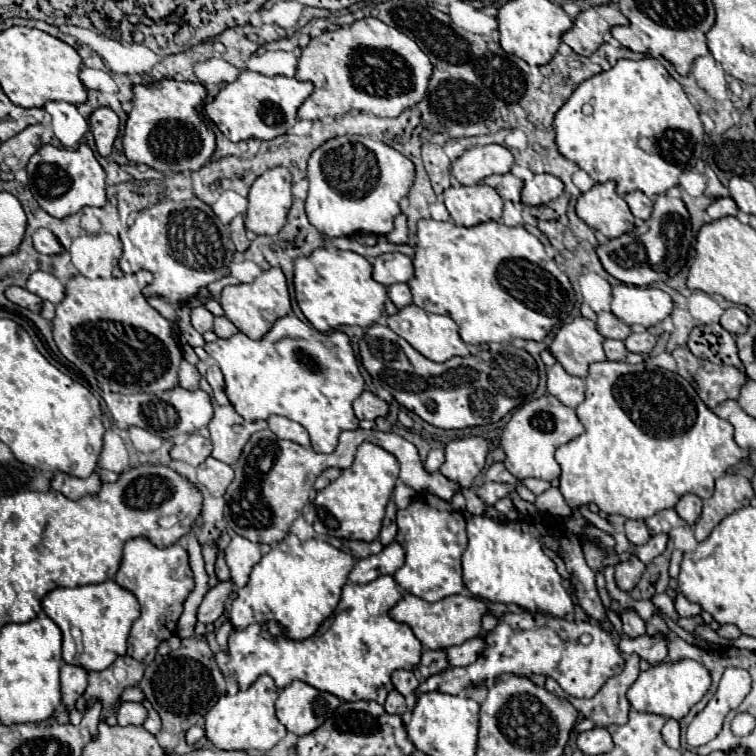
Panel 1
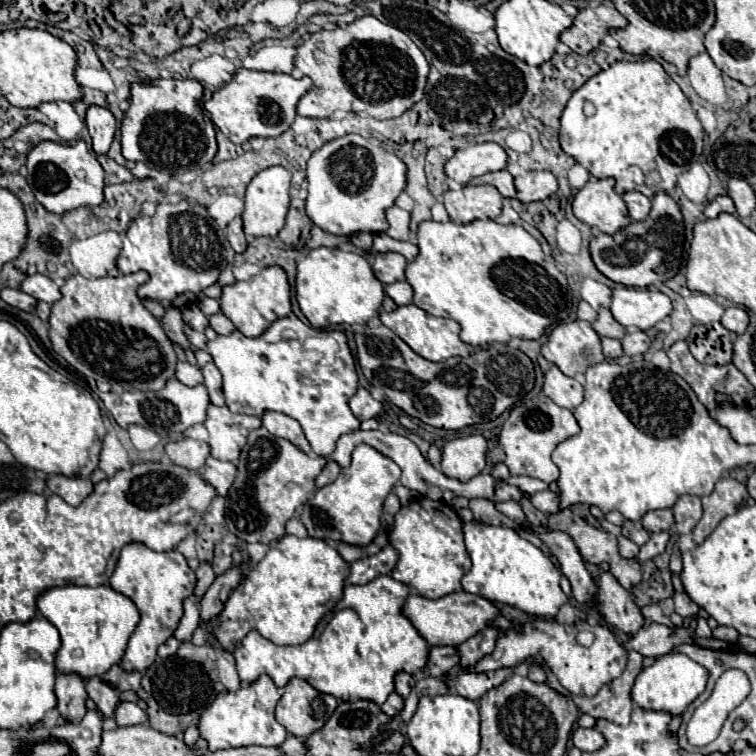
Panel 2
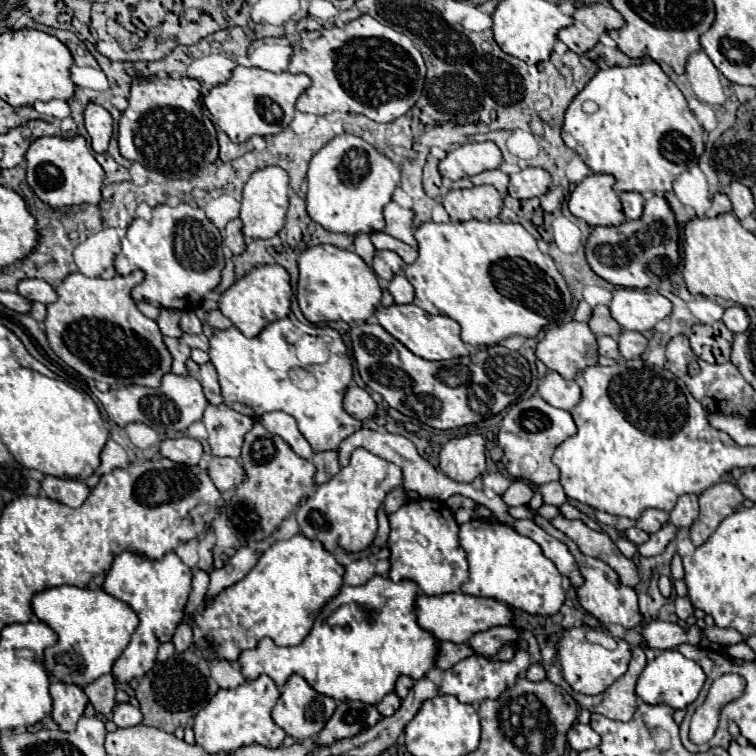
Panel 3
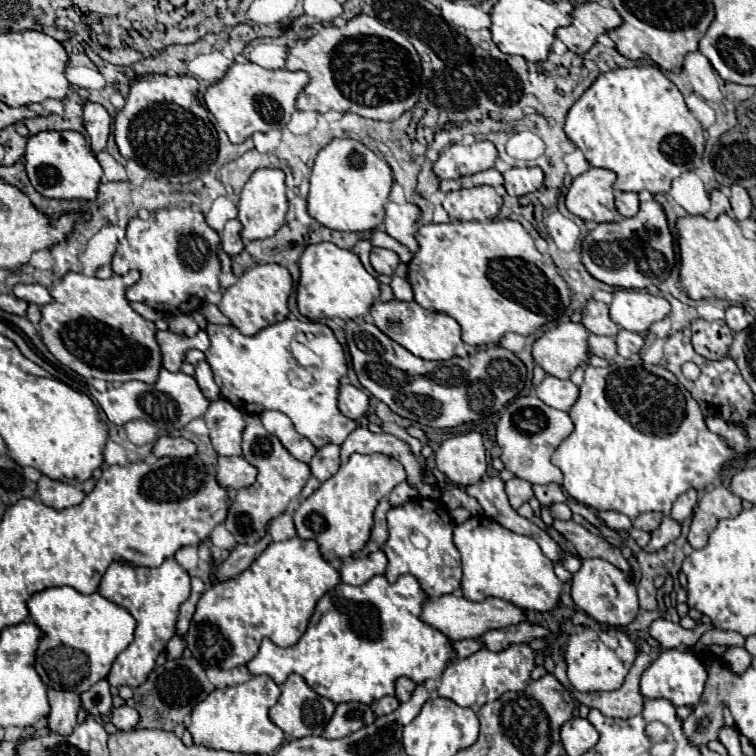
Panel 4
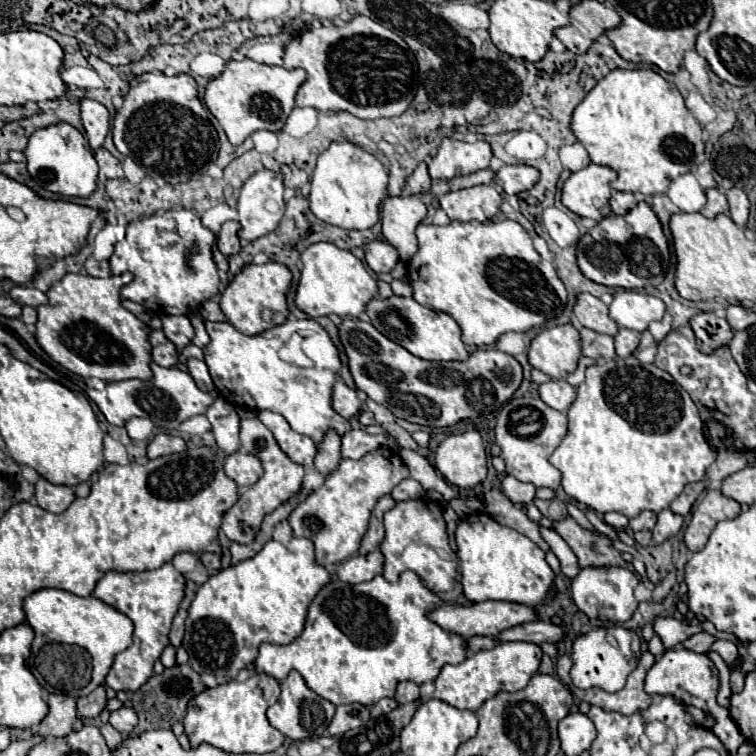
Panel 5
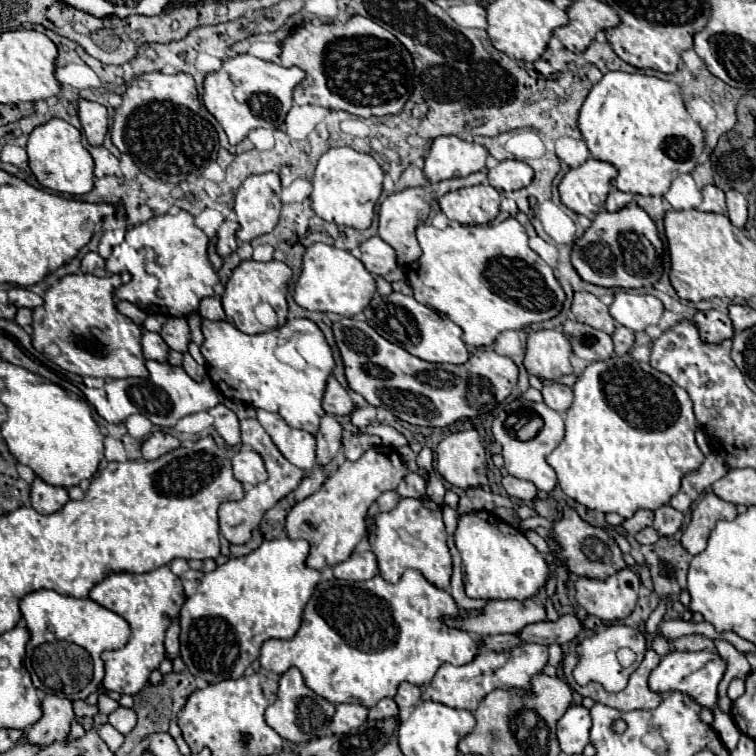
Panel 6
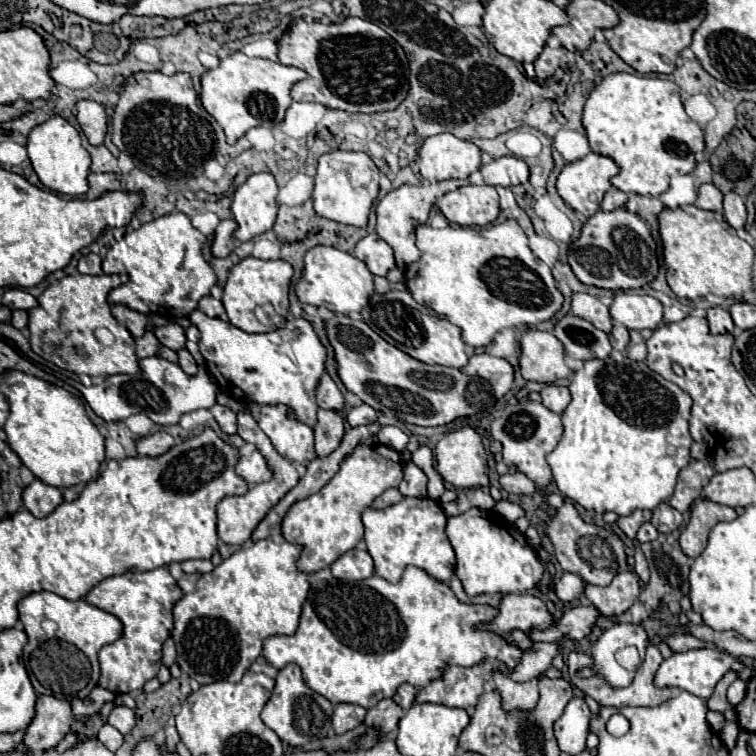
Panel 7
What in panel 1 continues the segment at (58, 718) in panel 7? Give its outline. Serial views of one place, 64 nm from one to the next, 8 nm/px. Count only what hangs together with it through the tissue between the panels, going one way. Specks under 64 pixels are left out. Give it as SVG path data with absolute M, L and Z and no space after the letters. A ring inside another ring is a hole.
M64 664L62 666L62 702L70 708L86 690L88 686L88 672L78 664Z

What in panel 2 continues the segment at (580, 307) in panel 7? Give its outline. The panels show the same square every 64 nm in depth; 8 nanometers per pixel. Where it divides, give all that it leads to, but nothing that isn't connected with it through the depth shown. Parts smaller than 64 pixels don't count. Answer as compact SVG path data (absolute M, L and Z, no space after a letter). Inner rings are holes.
M602 308L598 312L598 318L592 326L598 332L598 336L608 336L608 338L618 338L620 340L626 334L626 328L614 320L614 316L608 308Z

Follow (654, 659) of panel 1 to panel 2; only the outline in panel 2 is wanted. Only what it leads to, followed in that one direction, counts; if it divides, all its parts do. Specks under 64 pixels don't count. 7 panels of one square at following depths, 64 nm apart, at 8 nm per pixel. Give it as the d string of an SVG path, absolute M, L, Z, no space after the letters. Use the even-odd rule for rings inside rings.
M652 622L648 626L644 626L640 632L636 632L622 646L626 650L636 650L642 656L658 658L658 656L670 654L672 652L672 646L678 646L682 642L692 642L692 634L694 634L694 624L690 624L690 628L670 630L668 626L662 626L662 624Z

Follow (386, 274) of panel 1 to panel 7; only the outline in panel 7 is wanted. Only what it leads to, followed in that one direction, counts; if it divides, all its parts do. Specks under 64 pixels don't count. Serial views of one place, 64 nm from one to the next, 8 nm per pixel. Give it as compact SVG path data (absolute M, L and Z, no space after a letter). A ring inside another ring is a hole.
M368 234L362 238L354 248L354 256L362 260L376 276L386 276L392 268L396 268L392 248L378 234Z

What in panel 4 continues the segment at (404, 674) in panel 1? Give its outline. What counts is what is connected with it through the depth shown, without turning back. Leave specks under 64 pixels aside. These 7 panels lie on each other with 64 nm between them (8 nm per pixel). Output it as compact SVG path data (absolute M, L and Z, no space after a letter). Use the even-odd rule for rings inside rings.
M398 678L398 682L396 682L396 698L400 702L406 702L414 688L416 688L416 684L410 678Z

